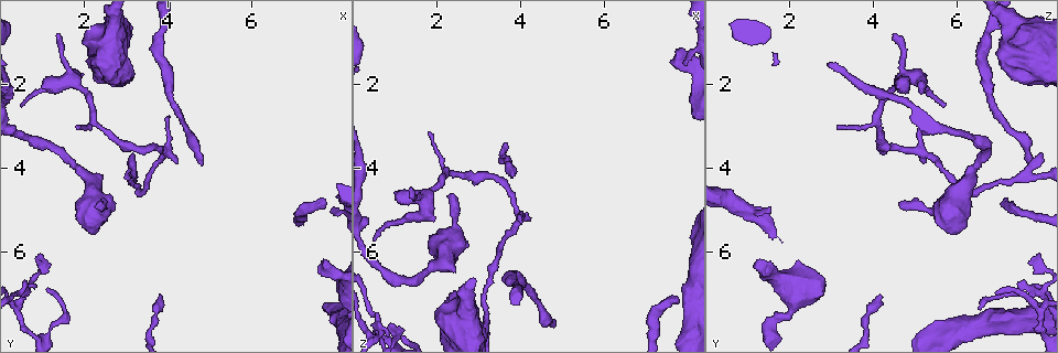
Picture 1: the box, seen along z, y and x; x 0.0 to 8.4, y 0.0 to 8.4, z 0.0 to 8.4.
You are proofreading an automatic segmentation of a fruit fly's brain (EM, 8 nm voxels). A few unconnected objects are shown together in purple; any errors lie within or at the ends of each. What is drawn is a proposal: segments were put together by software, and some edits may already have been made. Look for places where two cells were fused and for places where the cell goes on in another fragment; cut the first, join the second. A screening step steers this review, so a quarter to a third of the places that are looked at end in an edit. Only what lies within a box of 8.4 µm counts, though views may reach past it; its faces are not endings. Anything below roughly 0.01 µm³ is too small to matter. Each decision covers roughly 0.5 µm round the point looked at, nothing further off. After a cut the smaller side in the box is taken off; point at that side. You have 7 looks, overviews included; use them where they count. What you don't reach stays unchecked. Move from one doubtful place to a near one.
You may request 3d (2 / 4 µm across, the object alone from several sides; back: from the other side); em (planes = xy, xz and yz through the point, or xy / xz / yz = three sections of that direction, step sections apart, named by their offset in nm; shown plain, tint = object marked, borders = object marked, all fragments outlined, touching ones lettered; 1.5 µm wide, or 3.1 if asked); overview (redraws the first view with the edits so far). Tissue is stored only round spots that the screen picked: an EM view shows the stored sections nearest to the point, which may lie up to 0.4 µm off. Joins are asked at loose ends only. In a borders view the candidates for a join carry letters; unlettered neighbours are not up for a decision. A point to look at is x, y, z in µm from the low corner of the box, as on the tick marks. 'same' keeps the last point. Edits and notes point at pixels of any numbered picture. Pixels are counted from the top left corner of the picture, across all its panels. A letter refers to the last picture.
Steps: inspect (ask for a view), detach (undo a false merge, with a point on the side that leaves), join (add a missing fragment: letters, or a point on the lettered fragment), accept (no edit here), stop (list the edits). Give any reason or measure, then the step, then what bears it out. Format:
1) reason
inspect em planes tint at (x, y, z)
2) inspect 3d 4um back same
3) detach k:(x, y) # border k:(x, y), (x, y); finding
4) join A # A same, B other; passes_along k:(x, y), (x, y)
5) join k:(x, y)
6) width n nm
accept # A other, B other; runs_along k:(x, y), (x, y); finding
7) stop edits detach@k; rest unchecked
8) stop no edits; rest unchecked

calibre changes
inspect 3d 4um back at (2.45, 5.00, 5.55)

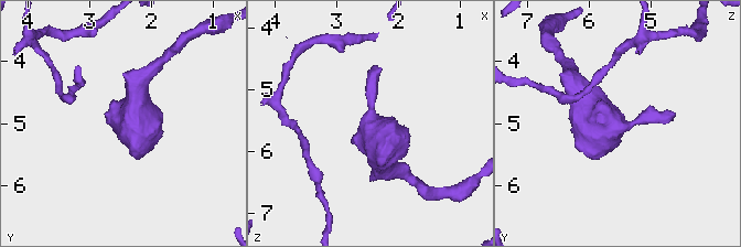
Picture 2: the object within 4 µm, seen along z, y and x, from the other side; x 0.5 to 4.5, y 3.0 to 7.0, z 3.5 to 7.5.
need the tissue
inspect em xz step 4 tint at (2.45, 5.00, 5.50)

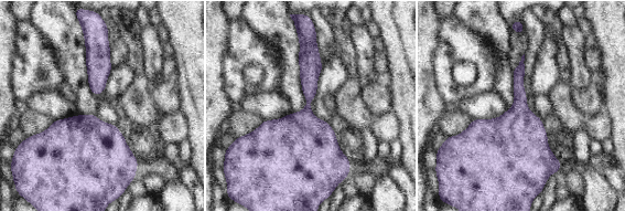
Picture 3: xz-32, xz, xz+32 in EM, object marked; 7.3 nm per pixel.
inspect em planes borders same

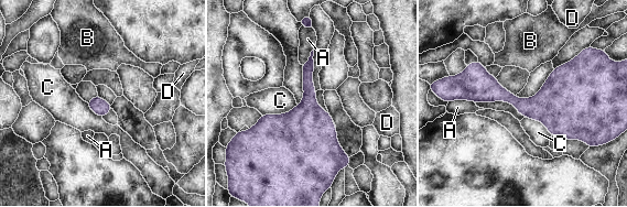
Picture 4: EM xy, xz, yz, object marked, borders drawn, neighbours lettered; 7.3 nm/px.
width 120 nm
accept # A other, B other, C other, D other; border 4:(298, 105), (282, 113), (261, 115); one cell here

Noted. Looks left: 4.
free end
inspect 3d 4um at (1.40, 0.75, 4.50)

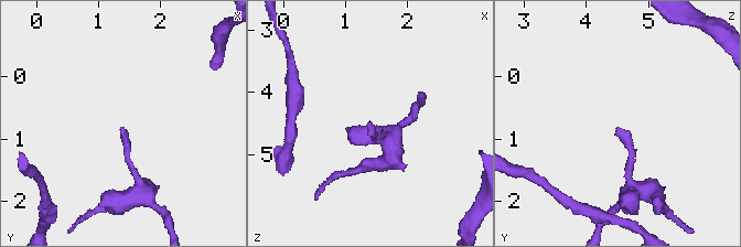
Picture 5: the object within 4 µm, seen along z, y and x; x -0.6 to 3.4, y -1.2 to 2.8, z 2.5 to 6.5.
inspect em xy step 8 borders at (1.35, 0.75, 4.50)

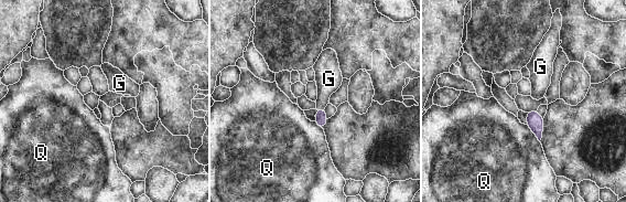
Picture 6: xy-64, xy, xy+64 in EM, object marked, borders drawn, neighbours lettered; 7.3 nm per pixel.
join G # G same, Q other; passes_along 6:(321, 119), (321, 109), (328, 78); it goes on there

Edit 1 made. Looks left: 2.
stop edits join@6; rest unchecked

